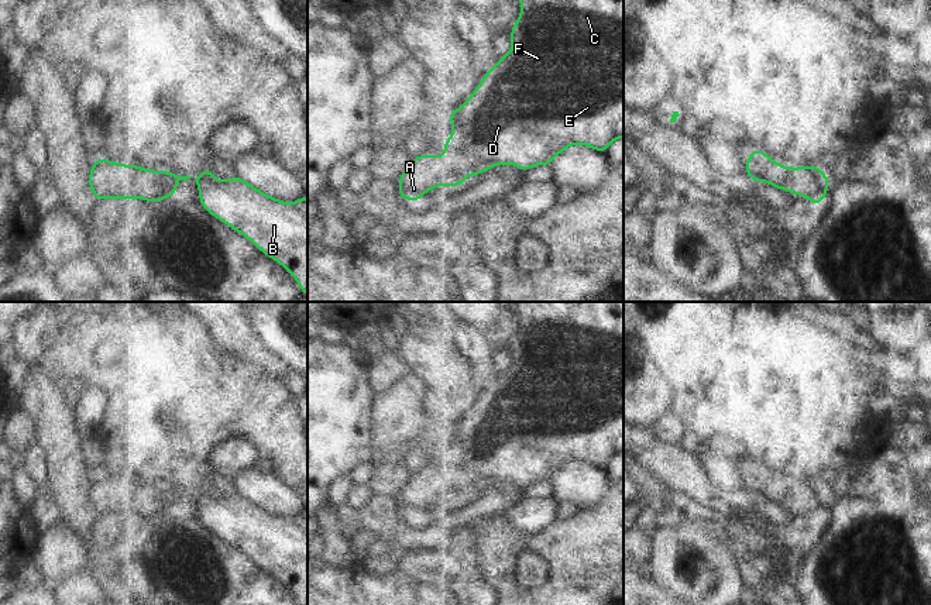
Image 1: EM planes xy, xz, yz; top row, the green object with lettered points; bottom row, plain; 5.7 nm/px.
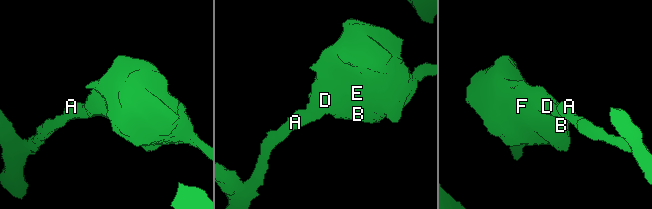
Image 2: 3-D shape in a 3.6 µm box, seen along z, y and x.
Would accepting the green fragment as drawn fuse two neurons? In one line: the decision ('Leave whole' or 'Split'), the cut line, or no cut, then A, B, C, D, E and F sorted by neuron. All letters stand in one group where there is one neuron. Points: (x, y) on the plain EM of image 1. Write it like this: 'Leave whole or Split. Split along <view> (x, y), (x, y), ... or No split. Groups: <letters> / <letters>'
Leave whole. No split. Groups: A B C D E F.

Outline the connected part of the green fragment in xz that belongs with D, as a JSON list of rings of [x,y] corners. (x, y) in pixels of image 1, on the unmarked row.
[[[515,302],[513,307],[519,313],[522,329],[511,344],[512,365],[489,384],[463,422],[449,430],[453,451],[443,457],[447,472],[418,471],[399,491],[398,509],[402,515],[418,519],[427,506],[437,502],[466,502],[466,491],[482,491],[497,481],[513,479],[523,488],[535,481],[552,482],[553,475],[574,460],[587,461],[604,470],[615,454],[623,454],[623,302]]]

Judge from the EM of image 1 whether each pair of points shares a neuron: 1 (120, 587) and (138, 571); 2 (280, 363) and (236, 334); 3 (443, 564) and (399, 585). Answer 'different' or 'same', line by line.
1: same
2: same
3: different

